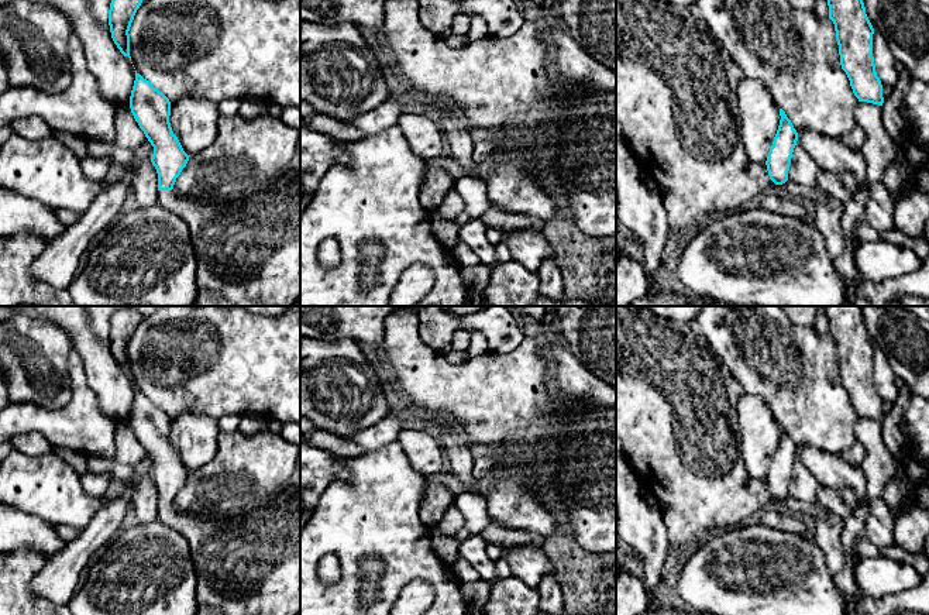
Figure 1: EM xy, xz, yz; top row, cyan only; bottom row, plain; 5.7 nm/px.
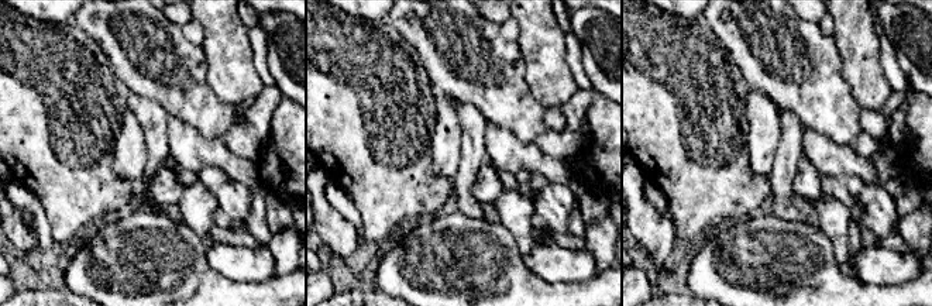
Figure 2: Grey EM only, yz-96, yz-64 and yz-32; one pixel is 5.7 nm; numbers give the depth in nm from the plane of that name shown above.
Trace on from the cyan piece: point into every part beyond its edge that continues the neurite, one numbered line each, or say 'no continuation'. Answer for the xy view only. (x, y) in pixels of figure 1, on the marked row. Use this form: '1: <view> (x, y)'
1: xy (247, 248)

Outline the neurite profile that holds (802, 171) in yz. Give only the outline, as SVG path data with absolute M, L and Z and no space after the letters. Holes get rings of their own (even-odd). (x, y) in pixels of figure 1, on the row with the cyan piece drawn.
M796 141L788 171L788 181L806 188L813 188L816 186L819 171L820 169L812 157L804 150L801 142Z

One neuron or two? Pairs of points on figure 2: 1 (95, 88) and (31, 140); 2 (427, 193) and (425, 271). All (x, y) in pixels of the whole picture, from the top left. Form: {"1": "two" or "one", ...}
{"1": "one", "2": "two"}

